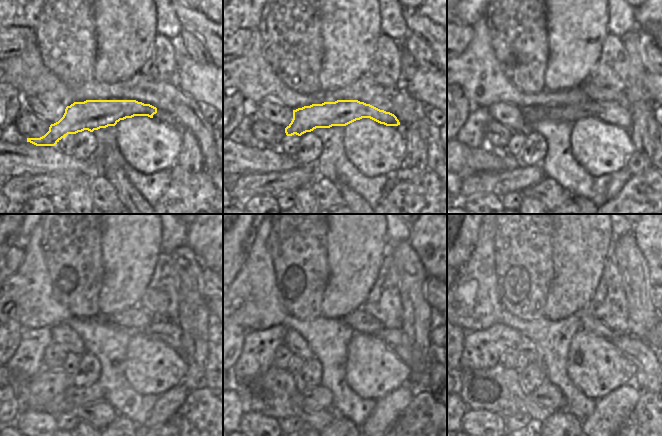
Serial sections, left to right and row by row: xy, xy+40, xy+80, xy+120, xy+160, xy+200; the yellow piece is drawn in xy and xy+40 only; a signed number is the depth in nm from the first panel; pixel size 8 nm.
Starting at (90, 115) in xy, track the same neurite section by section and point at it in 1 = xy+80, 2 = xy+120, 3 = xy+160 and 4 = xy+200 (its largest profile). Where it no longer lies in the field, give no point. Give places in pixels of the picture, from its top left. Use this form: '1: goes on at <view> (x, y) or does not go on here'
1: goes on at xy+80 (610, 112)
2: goes on at xy+120 (169, 333)
3: goes on at xy+160 (395, 338)
4: goes on at xy+200 (649, 376)

